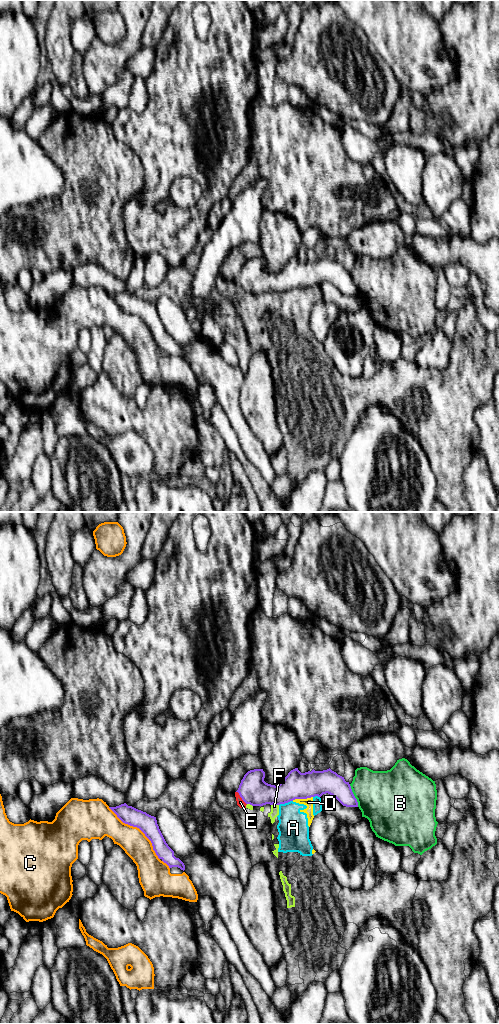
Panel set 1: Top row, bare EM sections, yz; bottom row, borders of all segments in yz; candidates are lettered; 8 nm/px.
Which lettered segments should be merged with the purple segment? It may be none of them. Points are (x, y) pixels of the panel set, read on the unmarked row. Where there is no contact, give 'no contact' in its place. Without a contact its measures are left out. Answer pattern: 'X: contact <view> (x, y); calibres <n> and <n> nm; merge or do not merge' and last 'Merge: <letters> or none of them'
A: contact yz (285, 290); calibres 220 and 240 nm; do not merge
B: contact yz (353, 283); calibres 190 and 440 nm; do not merge
C: contact yz (139, 316); calibres 150 and 220 nm; do not merge
D: contact yz (302, 286); calibres 220 and 70 nm; do not merge
E: contact yz (241, 285); calibres 240 and 60 nm; do not merge
F: contact yz (274, 291); calibres 240 and 70 nm; do not merge
Merge: none of them

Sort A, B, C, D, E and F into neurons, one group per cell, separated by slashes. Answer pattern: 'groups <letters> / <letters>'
groups A D E F / B / C

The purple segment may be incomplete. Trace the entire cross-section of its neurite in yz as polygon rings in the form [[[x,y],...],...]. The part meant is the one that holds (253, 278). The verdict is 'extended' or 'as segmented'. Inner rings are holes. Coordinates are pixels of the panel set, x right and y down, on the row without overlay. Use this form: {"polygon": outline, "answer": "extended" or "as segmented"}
{"polygon": [[[298,256],[291,258],[277,274],[264,269],[263,257],[248,259],[236,280],[246,292],[263,294],[285,292],[295,287],[321,285],[330,282],[343,294],[358,295],[349,270],[330,256],[323,259],[301,261]]], "answer": "as segmented"}

